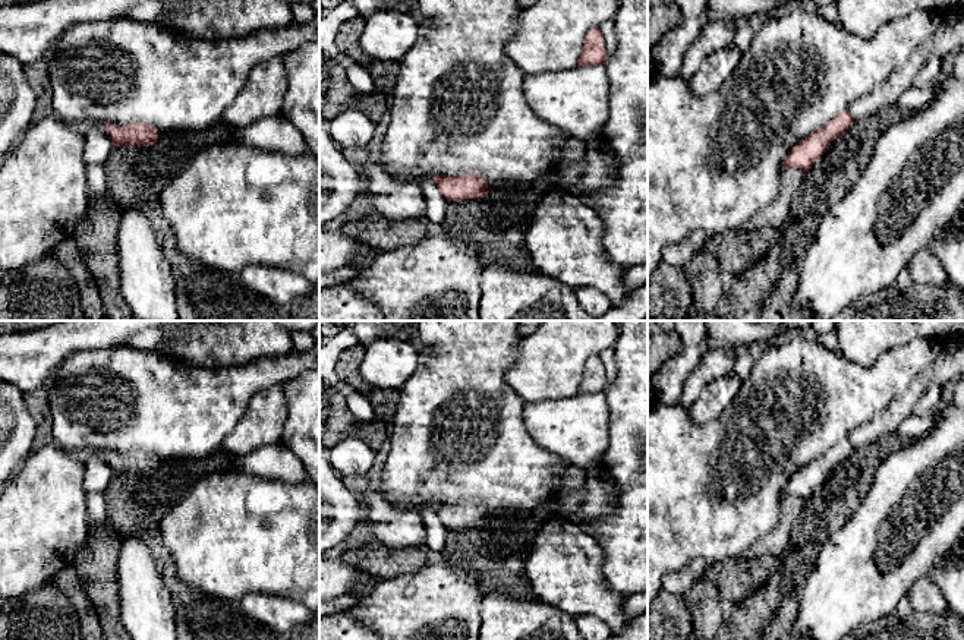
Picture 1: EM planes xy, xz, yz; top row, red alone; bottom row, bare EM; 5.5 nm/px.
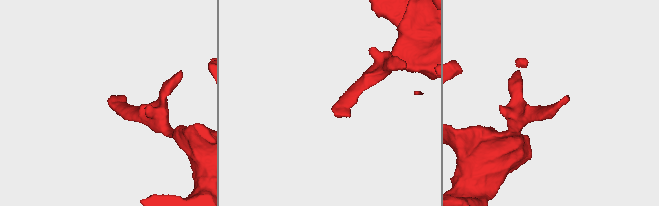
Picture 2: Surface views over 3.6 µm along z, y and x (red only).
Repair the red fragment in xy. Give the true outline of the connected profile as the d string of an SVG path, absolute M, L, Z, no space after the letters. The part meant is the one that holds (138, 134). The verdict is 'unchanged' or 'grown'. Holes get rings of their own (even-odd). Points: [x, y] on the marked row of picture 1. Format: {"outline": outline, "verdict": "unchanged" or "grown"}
{"outline": "M141 122L129 124L107 124L104 130L110 135L114 146L136 145L145 146L157 142L158 129Z", "verdict": "unchanged"}

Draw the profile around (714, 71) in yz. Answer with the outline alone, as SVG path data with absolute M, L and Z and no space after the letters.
M734 45L712 53L689 79L689 89L699 98L716 92L734 73L743 53Z

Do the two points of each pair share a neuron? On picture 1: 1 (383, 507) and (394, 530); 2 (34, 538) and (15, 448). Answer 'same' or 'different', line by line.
1: same
2: different

